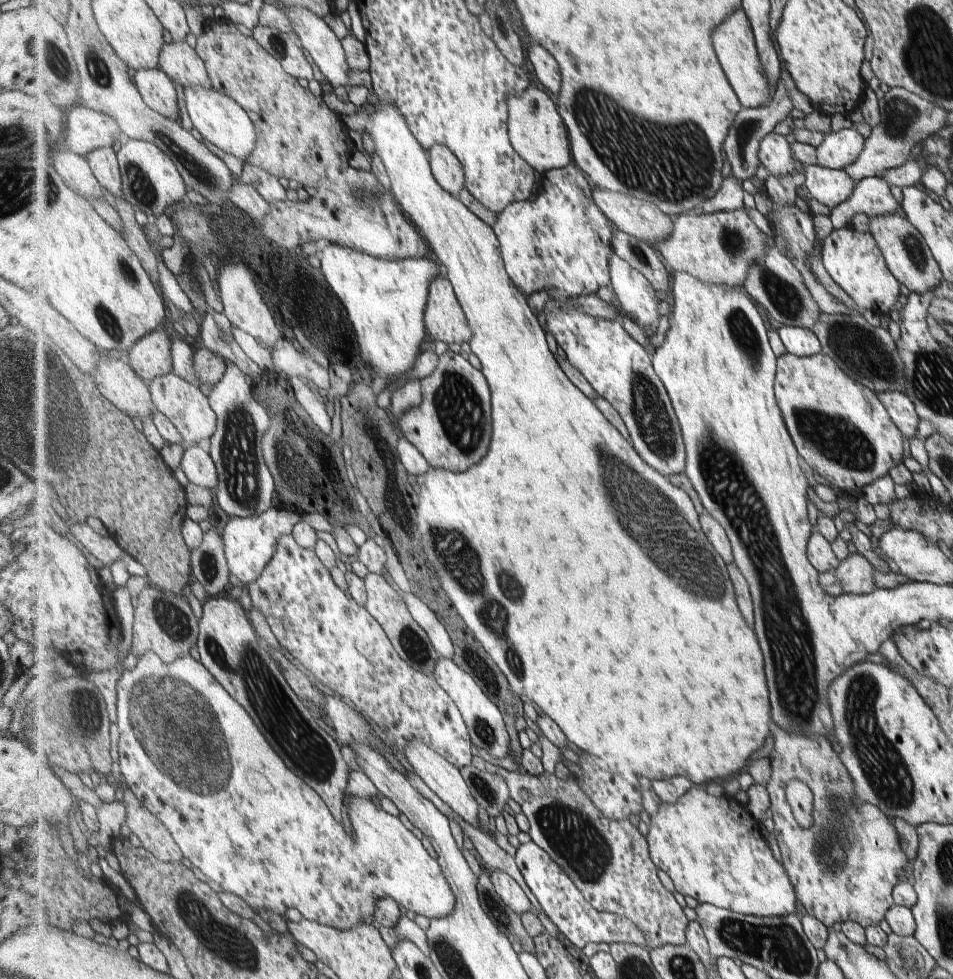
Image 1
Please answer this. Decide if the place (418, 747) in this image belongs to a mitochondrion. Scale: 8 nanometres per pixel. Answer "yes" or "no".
no

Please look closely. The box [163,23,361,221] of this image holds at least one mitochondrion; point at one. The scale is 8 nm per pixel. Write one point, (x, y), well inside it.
(205, 178)

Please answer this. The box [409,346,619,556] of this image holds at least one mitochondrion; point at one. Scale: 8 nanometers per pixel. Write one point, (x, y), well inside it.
(461, 414)

